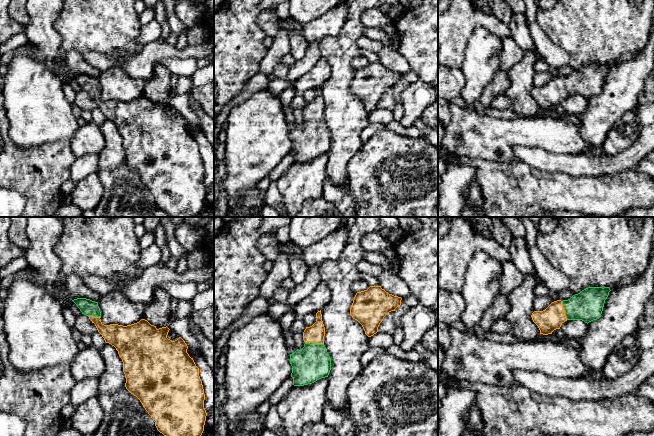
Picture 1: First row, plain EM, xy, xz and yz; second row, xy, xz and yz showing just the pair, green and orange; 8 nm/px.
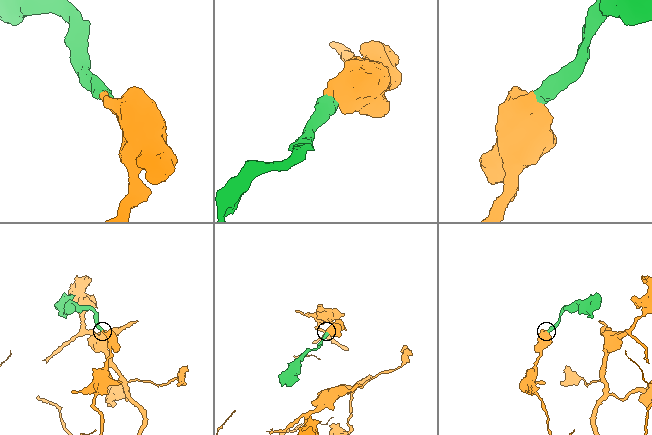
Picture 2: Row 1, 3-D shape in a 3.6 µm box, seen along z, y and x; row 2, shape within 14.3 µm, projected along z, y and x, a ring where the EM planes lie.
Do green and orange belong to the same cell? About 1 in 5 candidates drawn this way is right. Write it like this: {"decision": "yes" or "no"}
{"decision": "yes"}

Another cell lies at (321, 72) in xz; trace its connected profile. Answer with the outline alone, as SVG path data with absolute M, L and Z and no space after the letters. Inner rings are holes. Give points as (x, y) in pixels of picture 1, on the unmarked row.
M321 57L309 72L293 83L295 95L303 96L306 91L317 89L330 77L331 68L325 59Z

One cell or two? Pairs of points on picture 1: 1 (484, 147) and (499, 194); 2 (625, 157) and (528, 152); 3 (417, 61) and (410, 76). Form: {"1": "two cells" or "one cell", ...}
{"1": "two cells", "2": "one cell", "3": "two cells"}

